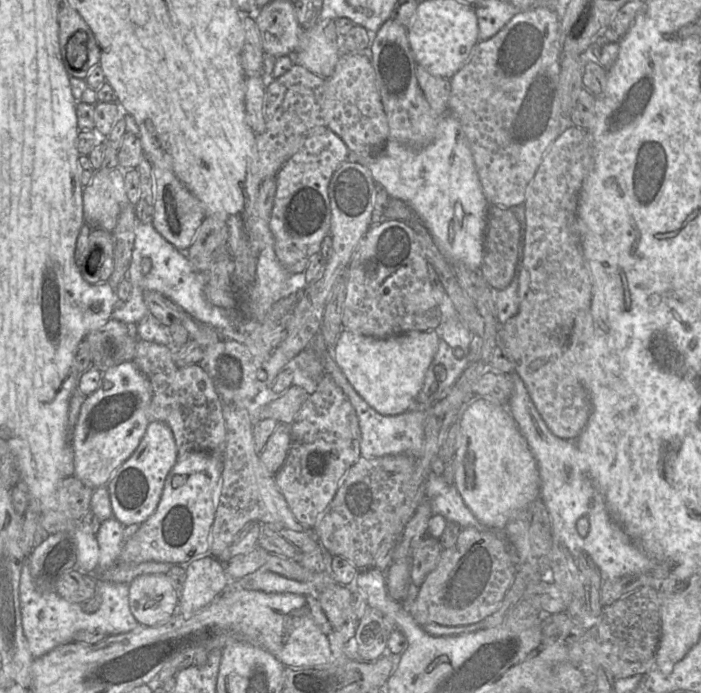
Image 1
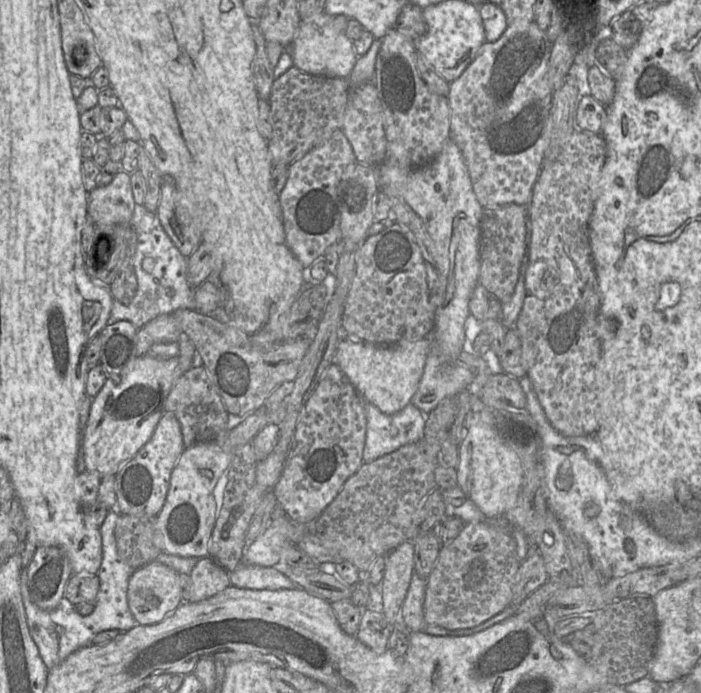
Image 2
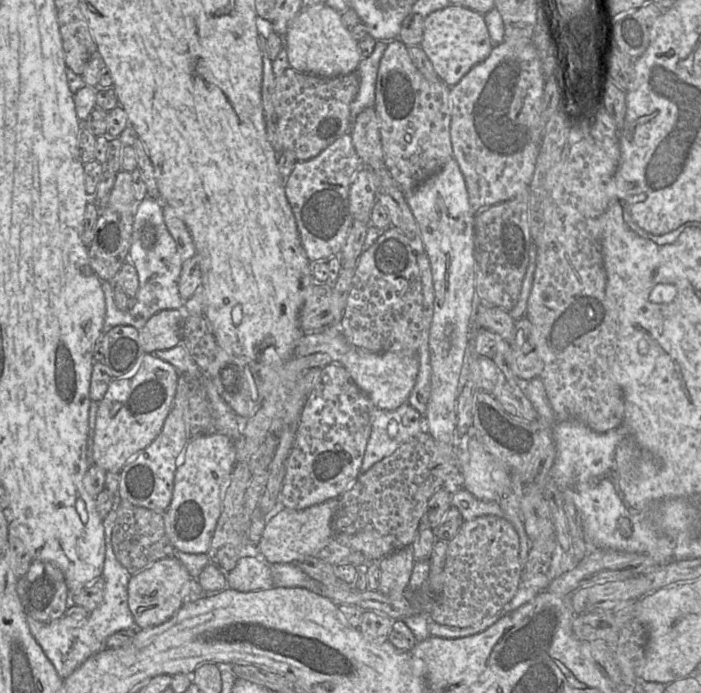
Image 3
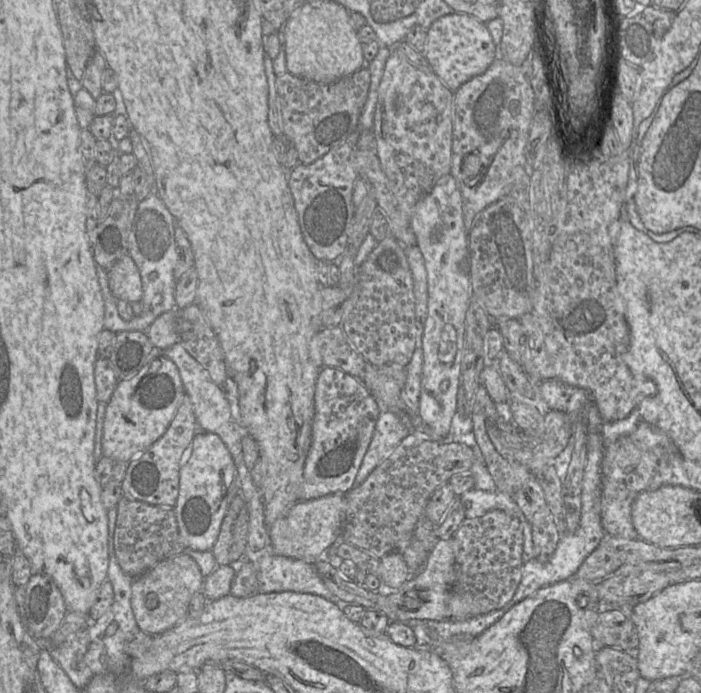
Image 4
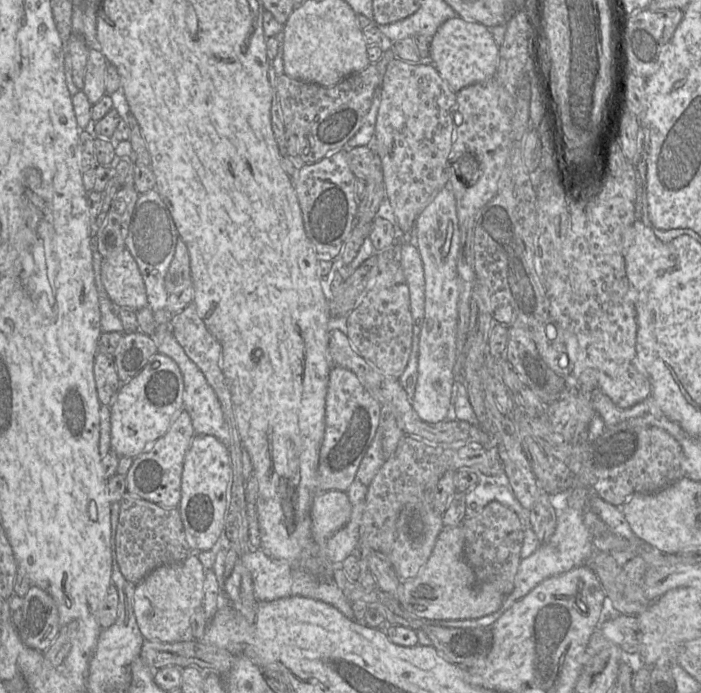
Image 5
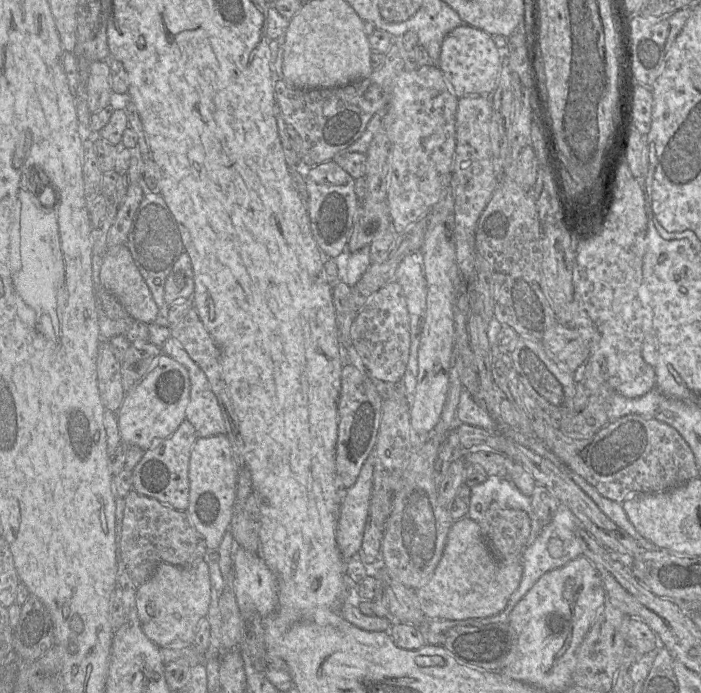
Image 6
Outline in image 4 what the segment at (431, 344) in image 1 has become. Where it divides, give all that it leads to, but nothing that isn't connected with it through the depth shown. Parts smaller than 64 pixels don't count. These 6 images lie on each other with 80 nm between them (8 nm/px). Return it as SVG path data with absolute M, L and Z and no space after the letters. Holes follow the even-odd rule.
M367 362L363 383L378 405L395 405L406 381L406 367L389 364L374 367Z

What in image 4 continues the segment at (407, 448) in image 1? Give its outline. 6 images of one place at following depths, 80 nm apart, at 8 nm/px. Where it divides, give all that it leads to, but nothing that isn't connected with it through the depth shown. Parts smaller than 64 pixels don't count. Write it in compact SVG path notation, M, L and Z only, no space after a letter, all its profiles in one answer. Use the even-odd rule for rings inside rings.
M381 411L375 430L356 475L354 486L363 483L384 462L412 429L394 412Z

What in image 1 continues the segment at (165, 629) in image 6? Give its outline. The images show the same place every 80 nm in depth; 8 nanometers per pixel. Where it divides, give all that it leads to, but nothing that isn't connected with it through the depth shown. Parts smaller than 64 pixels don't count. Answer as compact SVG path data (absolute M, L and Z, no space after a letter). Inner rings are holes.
M144 574L129 583L130 610L140 626L156 626L178 609L179 591L166 574Z

